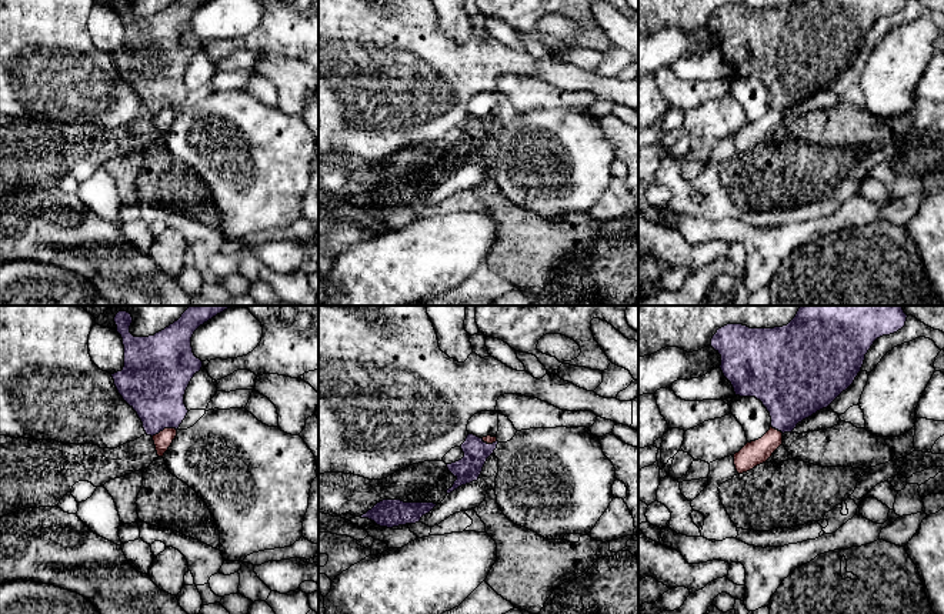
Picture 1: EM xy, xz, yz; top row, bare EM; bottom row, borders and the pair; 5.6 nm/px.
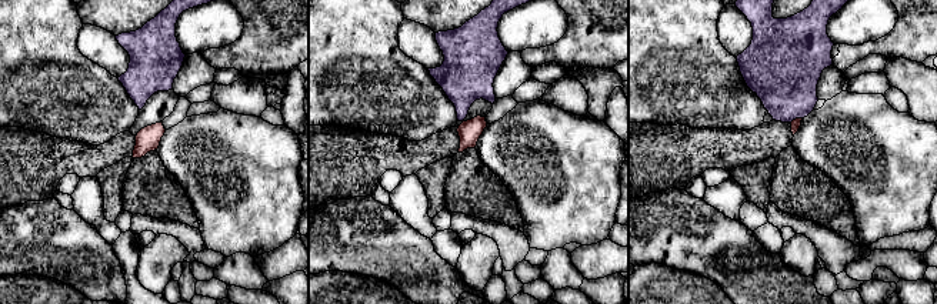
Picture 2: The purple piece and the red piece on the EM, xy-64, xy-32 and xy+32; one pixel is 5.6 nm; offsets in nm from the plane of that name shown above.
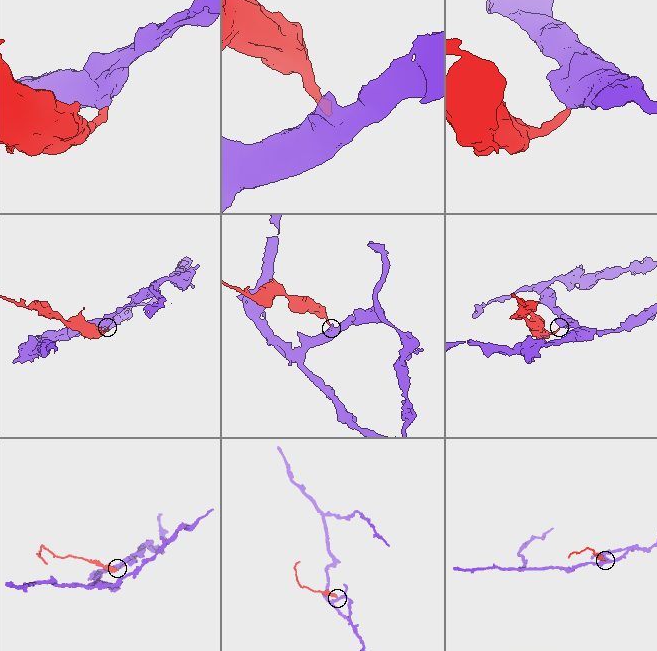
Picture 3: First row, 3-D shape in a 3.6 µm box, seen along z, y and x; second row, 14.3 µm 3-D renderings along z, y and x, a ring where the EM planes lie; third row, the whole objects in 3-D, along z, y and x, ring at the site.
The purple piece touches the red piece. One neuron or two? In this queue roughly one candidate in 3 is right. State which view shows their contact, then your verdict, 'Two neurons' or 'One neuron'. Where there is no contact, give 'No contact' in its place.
Touches purple in xy. Two neurons

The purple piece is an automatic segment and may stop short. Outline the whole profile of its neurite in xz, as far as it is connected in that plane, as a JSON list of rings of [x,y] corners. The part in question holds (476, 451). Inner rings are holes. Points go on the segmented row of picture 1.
[[[468,434],[466,441],[460,446],[464,457],[456,463],[447,464],[448,471],[457,478],[447,494],[453,493],[461,485],[477,481],[483,467],[490,456],[497,448],[498,441],[487,444],[483,438]]]

